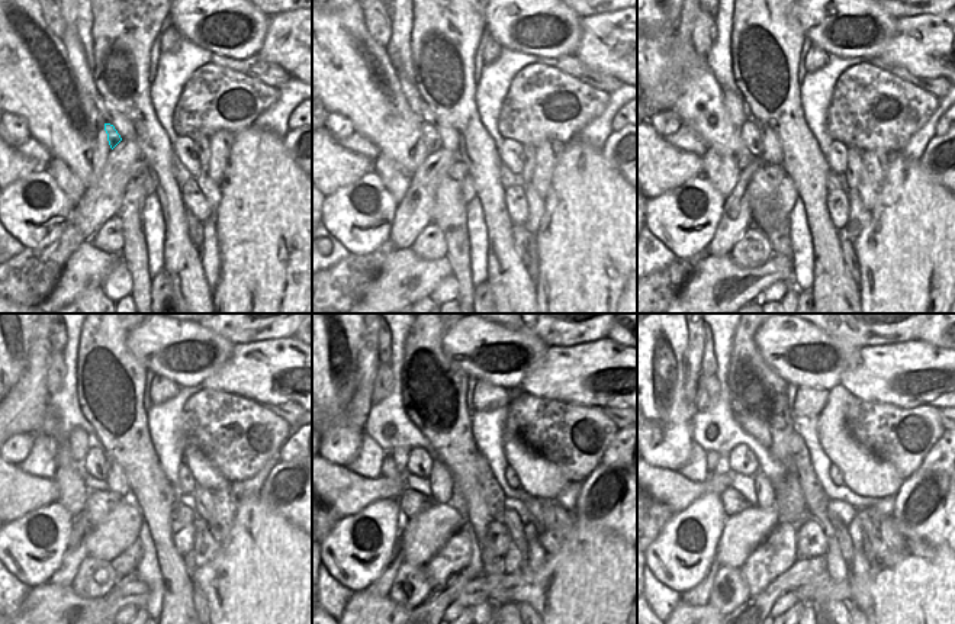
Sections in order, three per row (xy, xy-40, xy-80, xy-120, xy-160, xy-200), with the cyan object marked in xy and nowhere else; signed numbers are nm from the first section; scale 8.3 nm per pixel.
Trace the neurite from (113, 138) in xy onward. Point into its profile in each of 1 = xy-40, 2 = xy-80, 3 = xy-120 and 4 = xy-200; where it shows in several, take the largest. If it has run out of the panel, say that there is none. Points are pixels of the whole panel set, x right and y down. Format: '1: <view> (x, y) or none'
1: xy-40 (430, 131)
2: xy-80 (752, 134)
3: xy-120 (96, 462)
4: xy-200 (742, 460)

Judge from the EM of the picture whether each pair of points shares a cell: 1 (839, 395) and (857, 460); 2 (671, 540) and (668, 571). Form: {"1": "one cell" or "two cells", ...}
{"1": "one cell", "2": "one cell"}

